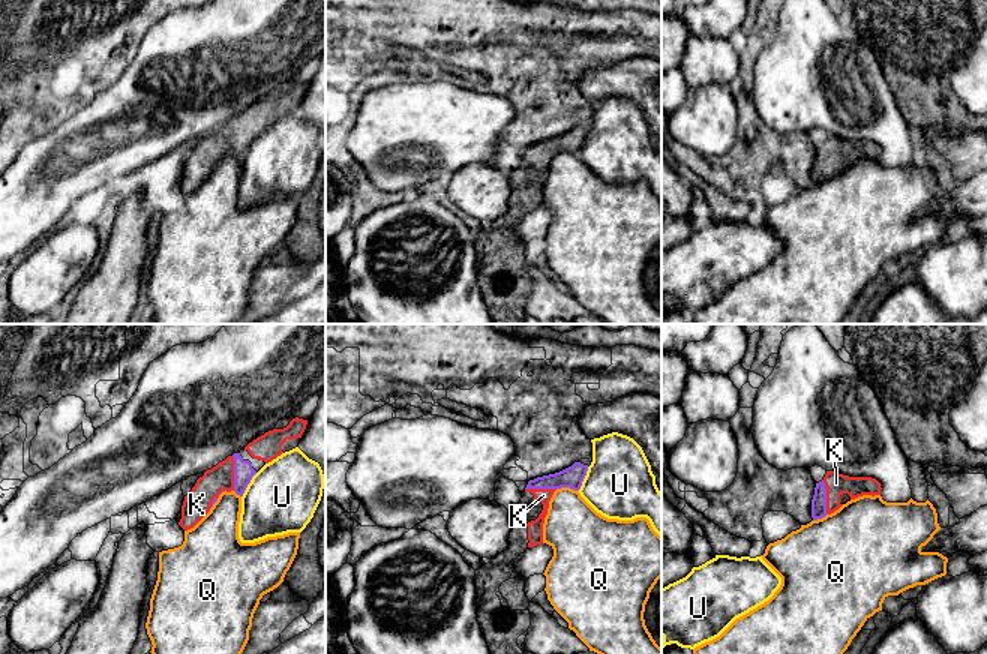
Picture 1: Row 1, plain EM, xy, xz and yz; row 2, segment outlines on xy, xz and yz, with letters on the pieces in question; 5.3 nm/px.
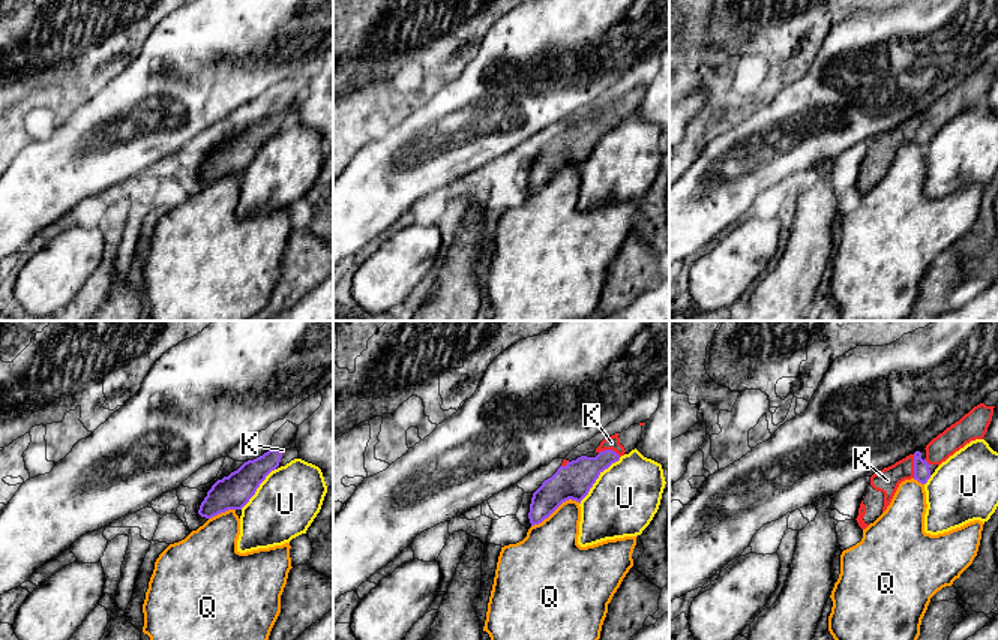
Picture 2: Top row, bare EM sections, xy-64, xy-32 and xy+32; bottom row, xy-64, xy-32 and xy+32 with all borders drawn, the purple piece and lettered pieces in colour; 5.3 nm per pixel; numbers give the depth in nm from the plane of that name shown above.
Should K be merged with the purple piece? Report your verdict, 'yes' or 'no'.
yes

